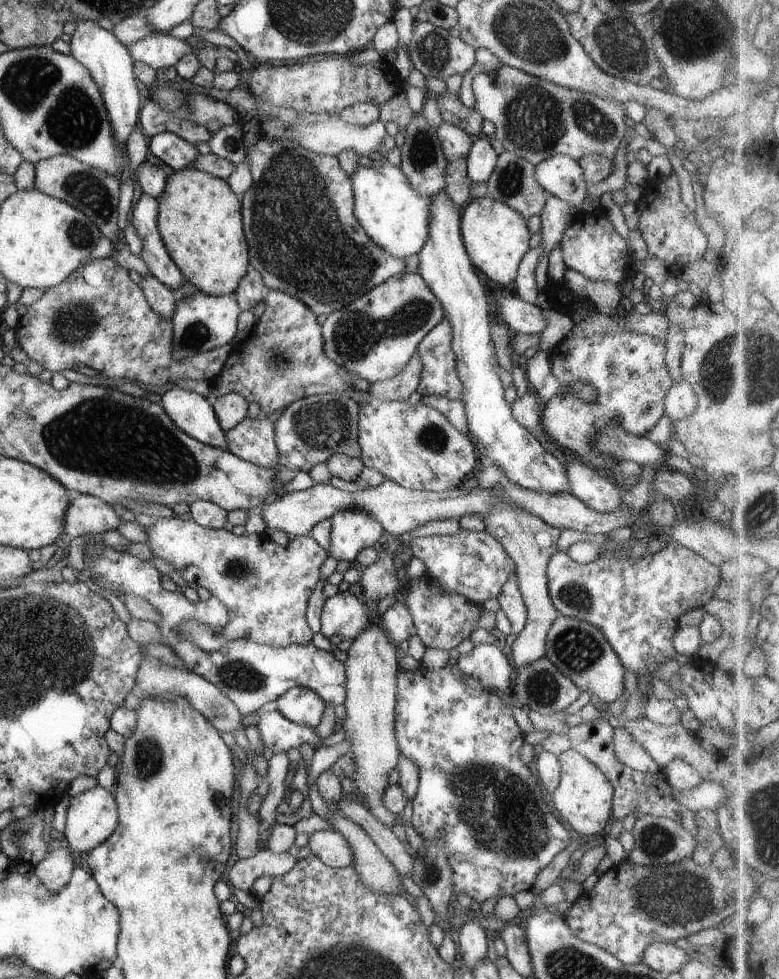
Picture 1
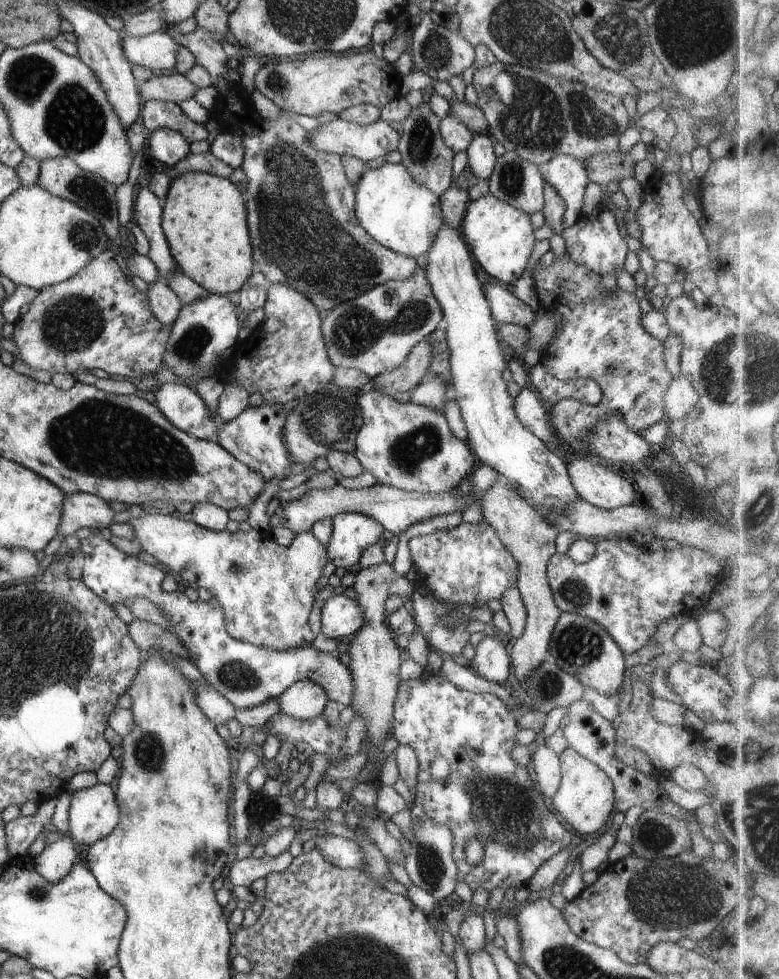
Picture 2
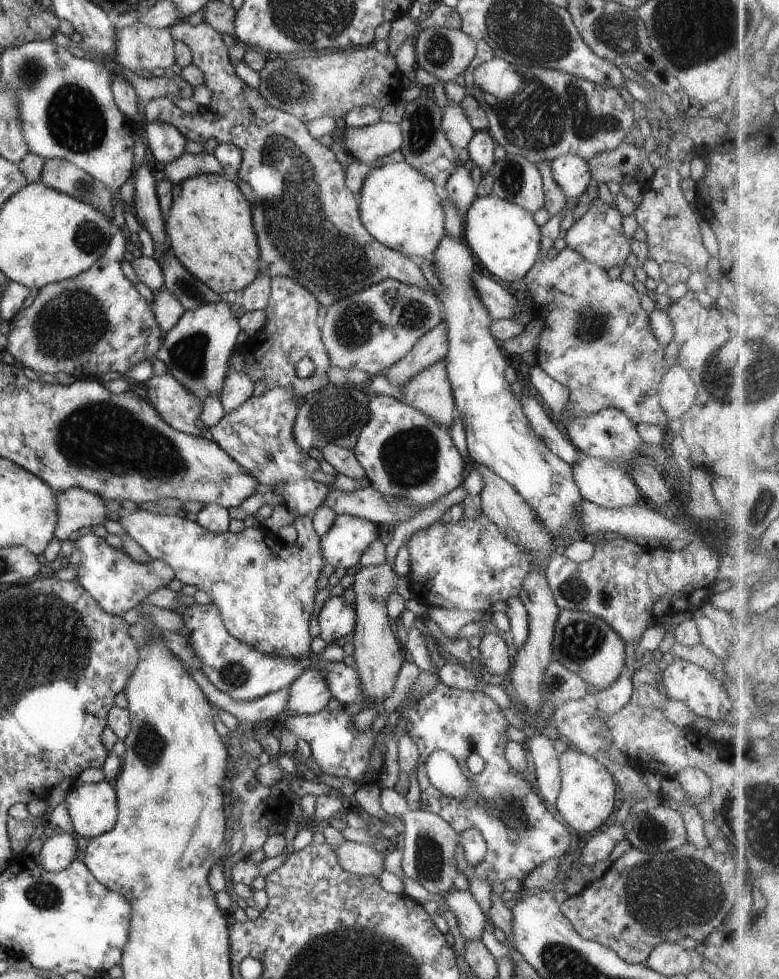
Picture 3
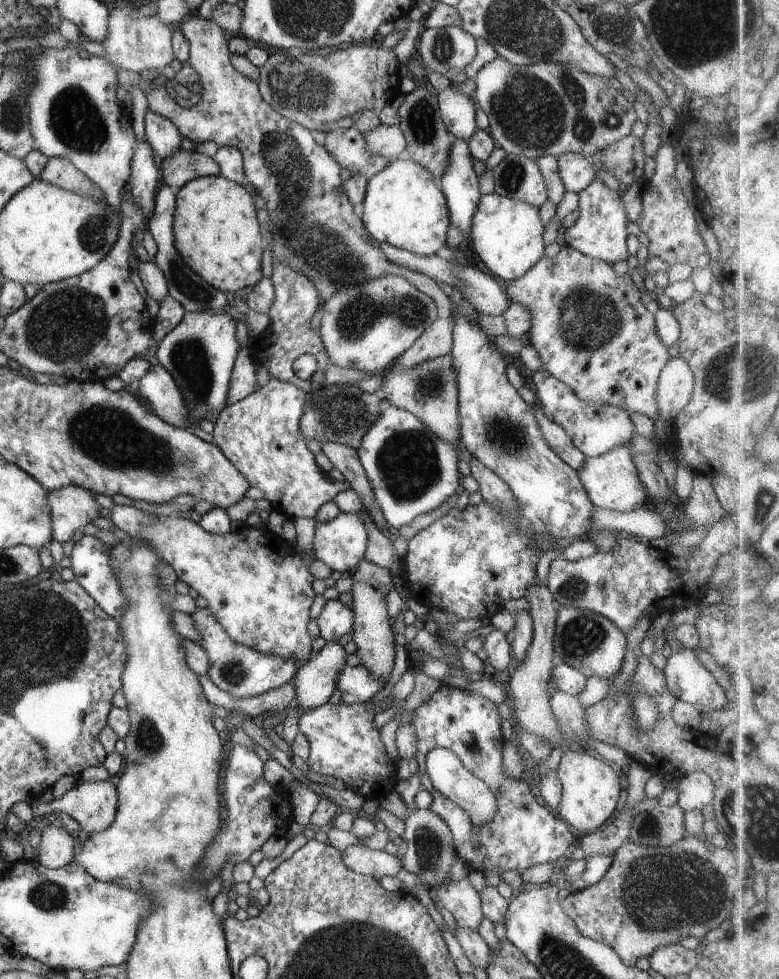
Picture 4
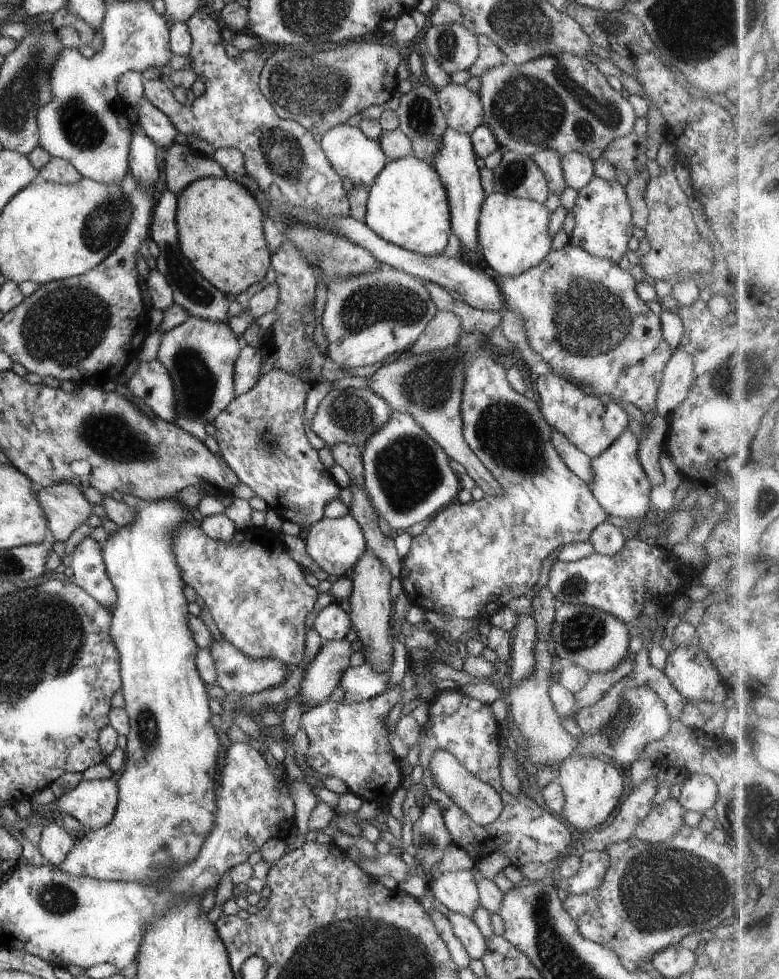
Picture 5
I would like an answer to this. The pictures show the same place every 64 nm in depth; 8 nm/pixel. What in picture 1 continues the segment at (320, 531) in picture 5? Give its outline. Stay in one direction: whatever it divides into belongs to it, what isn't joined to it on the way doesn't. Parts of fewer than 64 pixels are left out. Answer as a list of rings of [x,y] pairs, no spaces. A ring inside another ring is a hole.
[[[348,509],[331,516],[332,548],[329,556],[356,565],[356,556],[364,548],[382,545],[384,526],[364,510]]]

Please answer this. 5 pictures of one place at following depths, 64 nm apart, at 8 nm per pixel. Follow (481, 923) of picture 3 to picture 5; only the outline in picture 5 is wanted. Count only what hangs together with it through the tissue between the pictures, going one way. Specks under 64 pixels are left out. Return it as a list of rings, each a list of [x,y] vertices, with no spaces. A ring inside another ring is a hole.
[[[474,869],[436,873],[427,883],[428,892],[450,912],[462,914],[472,920],[472,914],[480,906],[474,873]]]

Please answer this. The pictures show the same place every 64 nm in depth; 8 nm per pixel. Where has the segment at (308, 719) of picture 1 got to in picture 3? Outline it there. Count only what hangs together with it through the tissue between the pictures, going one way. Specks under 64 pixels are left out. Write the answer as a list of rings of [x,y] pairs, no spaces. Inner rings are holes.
[[[311,667],[304,670],[291,685],[291,696],[287,710],[296,712],[296,715],[313,715],[327,707],[330,698],[332,698],[332,694],[329,685],[325,681],[325,671],[322,667],[318,667],[317,669]]]

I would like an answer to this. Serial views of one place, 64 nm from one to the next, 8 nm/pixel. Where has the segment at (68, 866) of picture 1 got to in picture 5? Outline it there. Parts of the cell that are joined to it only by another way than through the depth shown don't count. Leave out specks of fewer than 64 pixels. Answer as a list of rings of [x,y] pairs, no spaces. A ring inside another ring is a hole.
[[[55,816],[45,818],[45,827],[40,836],[39,851],[45,863],[50,863],[55,867],[64,862],[64,858],[77,843],[77,836],[66,832]]]

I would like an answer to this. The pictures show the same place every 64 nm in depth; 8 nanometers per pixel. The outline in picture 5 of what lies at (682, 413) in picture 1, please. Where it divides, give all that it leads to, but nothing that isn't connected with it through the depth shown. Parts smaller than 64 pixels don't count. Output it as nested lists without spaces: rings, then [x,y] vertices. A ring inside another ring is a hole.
[[[678,348],[668,360],[662,372],[662,383],[658,388],[654,414],[669,418],[678,406],[688,398],[695,378],[695,364],[692,354]]]

